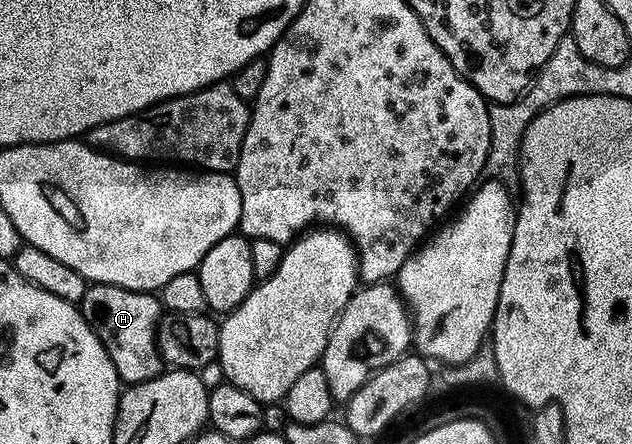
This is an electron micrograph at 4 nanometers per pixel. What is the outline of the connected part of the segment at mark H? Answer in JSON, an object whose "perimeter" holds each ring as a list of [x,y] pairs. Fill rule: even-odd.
{"perimeter":[[[88,284],[81,302],[83,318],[93,327],[105,347],[120,382],[136,385],[164,372],[165,362],[155,342],[155,331],[161,320],[161,301],[154,292],[138,293],[116,285]]]}

